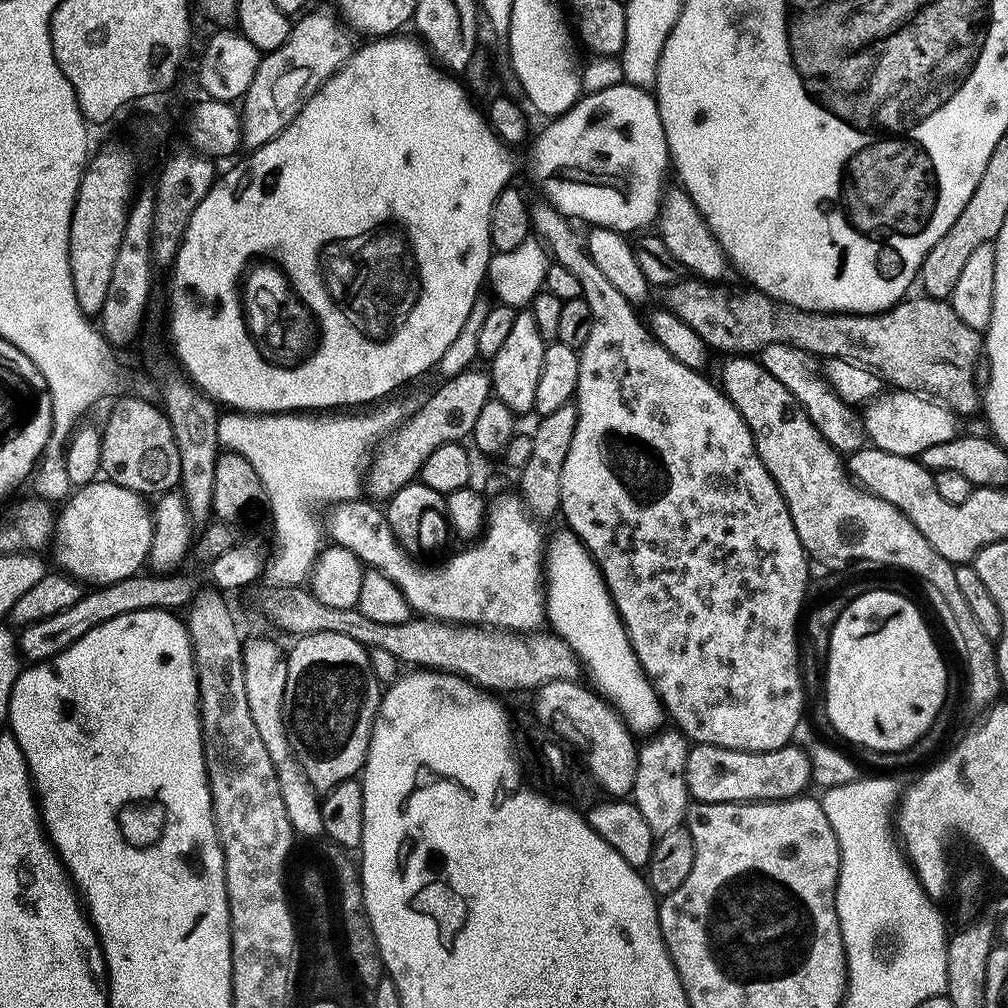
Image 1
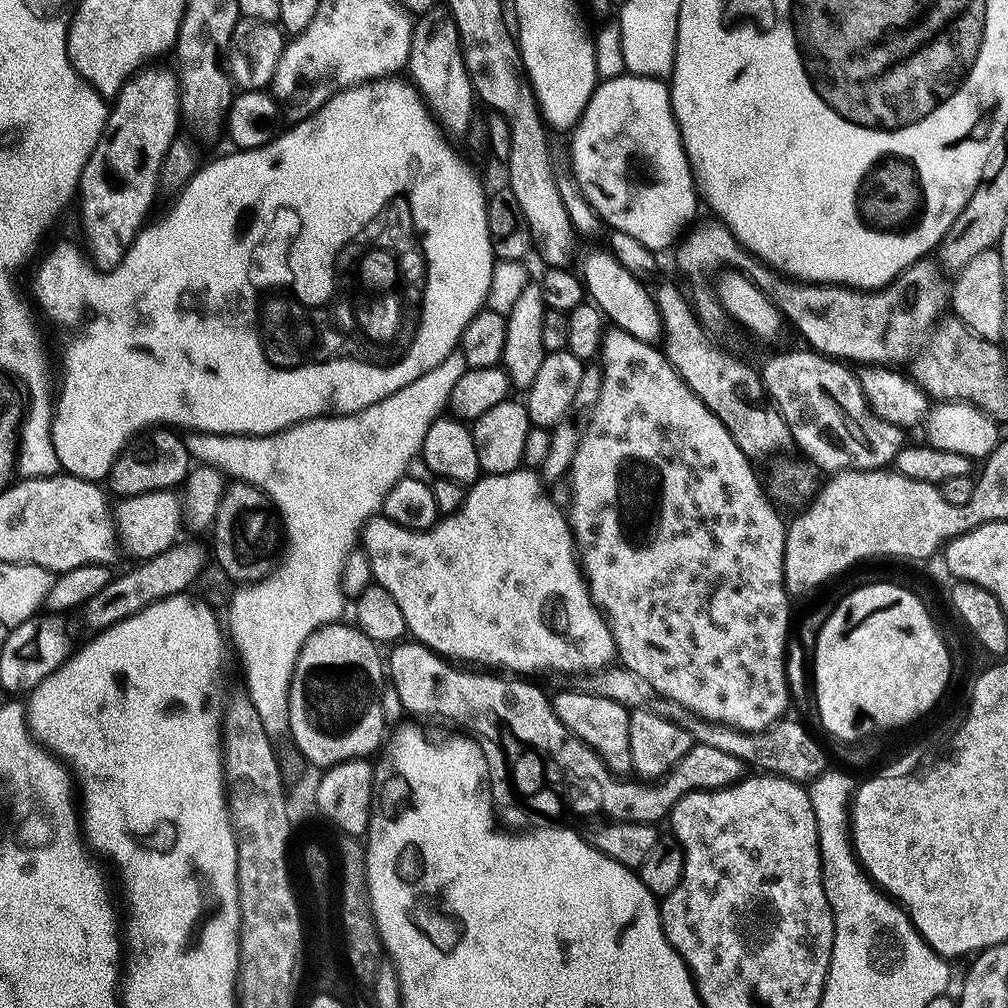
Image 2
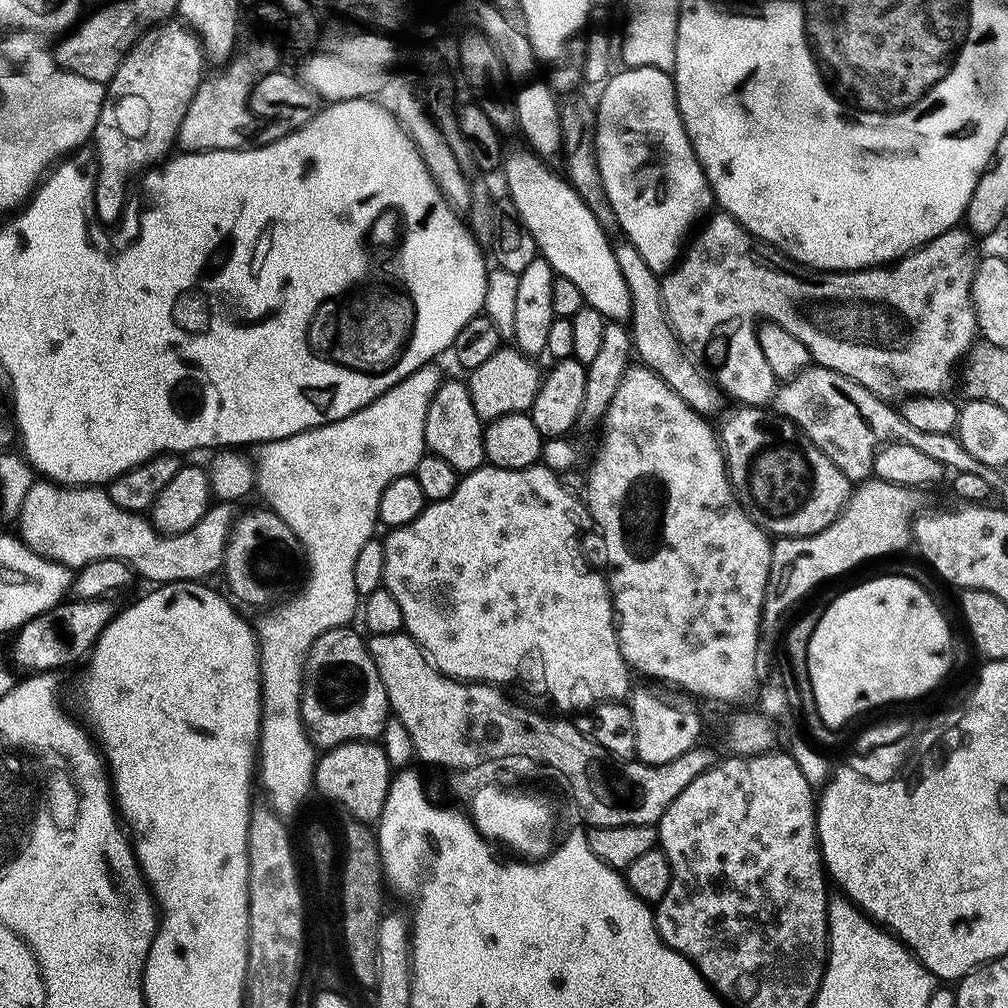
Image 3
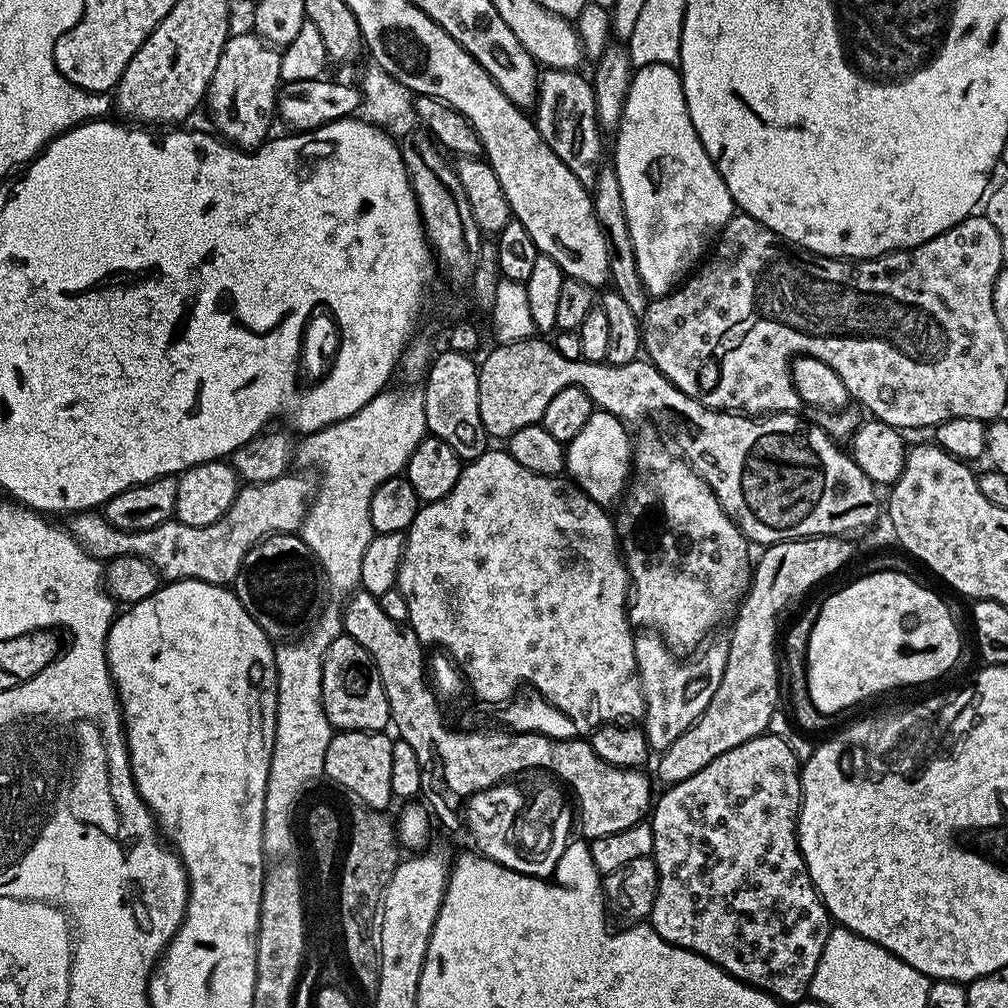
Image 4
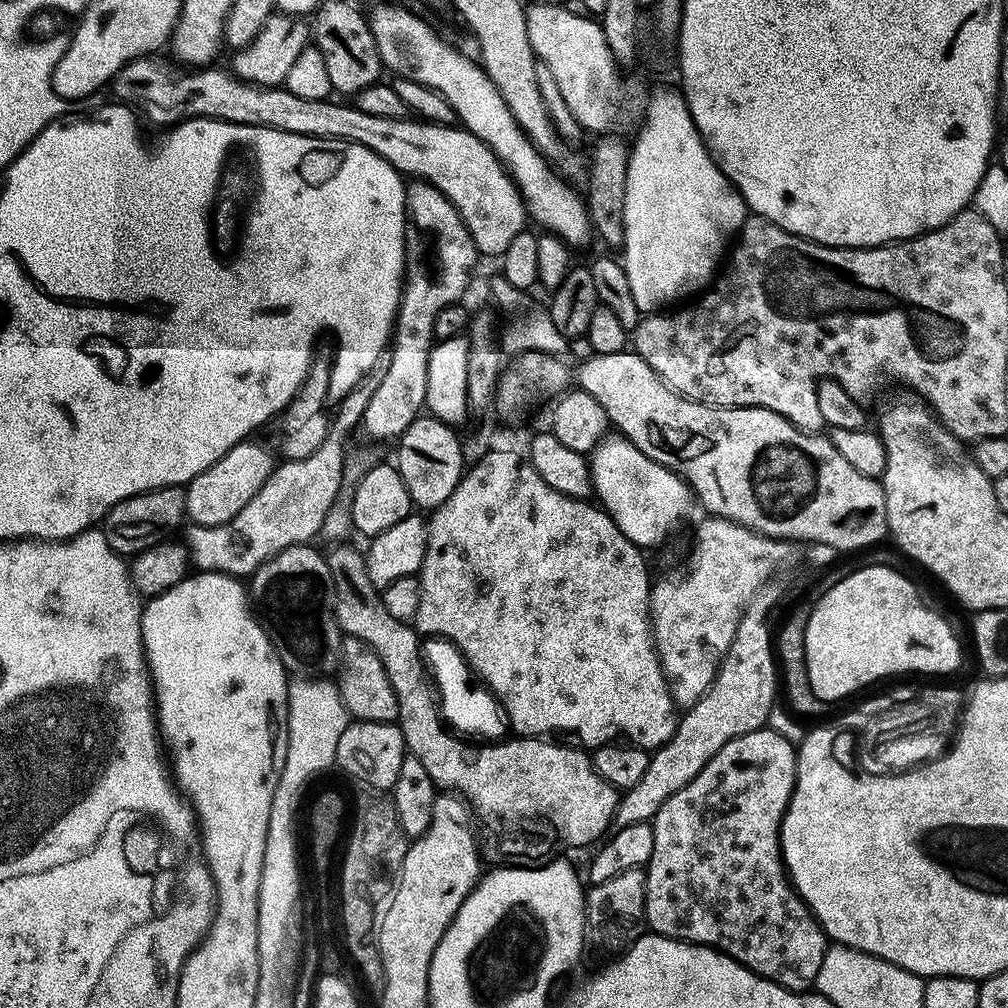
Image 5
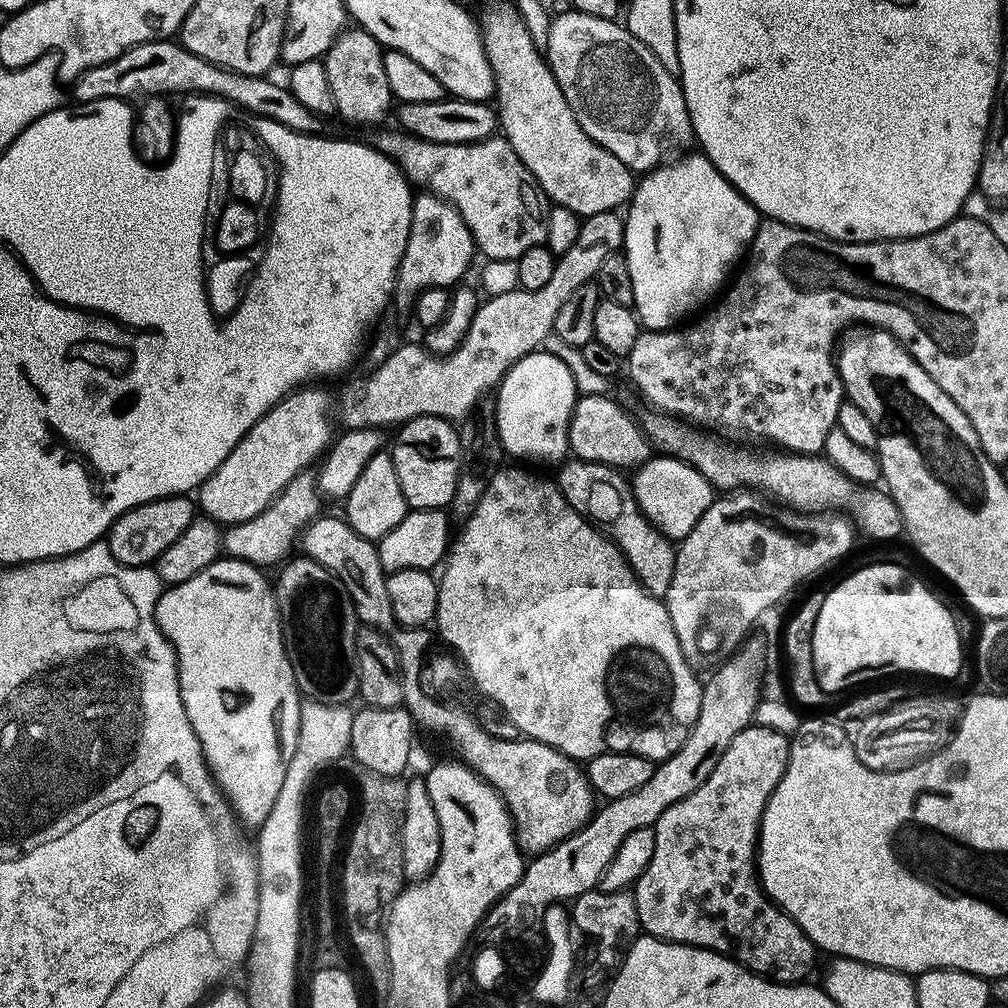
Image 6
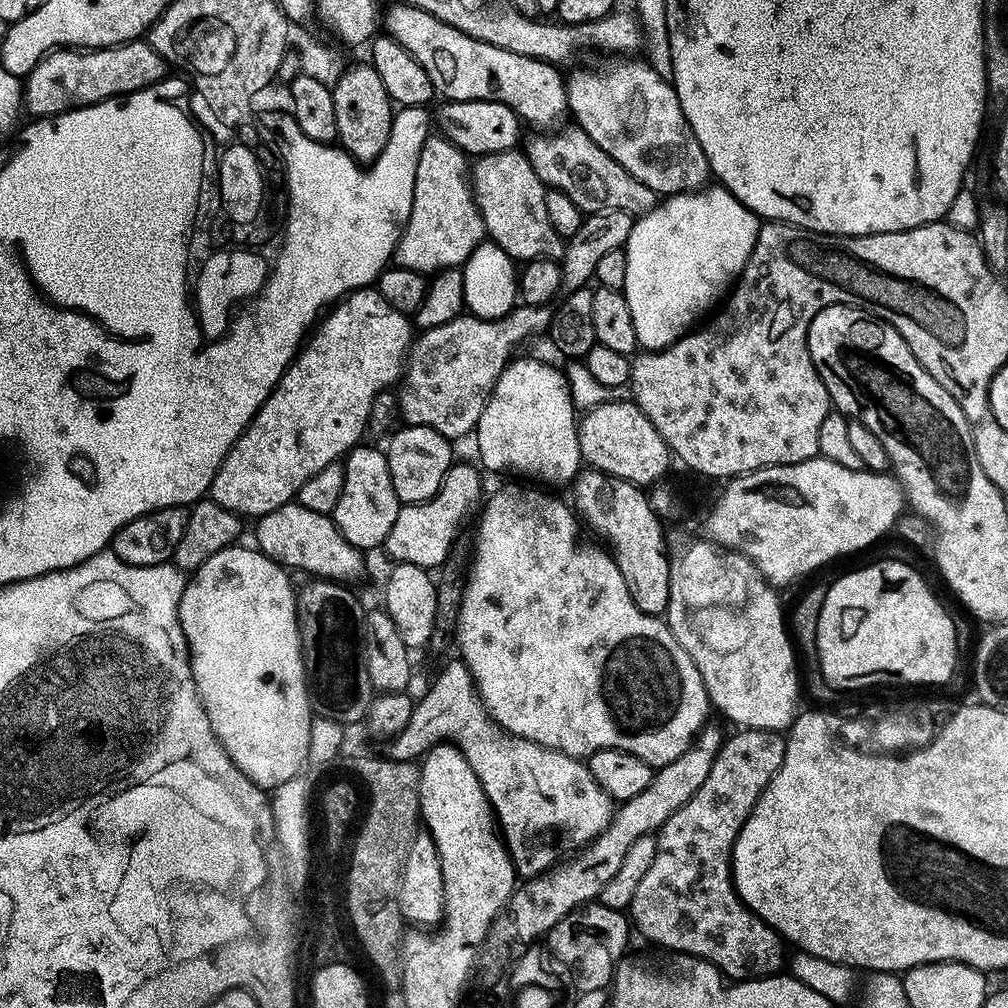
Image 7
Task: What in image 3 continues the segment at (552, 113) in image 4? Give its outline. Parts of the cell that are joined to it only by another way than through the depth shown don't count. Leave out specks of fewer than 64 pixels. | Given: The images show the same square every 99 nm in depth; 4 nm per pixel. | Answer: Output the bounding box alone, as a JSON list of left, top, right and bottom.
[560,97,621,239]

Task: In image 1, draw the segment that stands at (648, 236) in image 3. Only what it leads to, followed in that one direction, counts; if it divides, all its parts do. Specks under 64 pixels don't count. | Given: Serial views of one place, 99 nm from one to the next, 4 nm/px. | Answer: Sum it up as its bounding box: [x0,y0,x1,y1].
[528,83,670,234]

